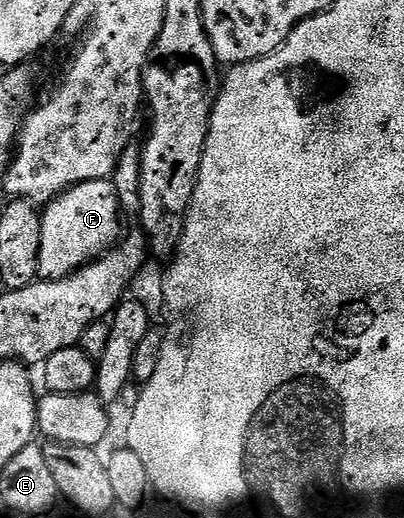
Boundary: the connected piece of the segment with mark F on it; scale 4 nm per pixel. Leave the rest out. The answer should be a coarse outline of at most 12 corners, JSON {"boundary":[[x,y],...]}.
{"boundary":[[112,179],[44,205],[38,277],[58,280],[118,243]]}

